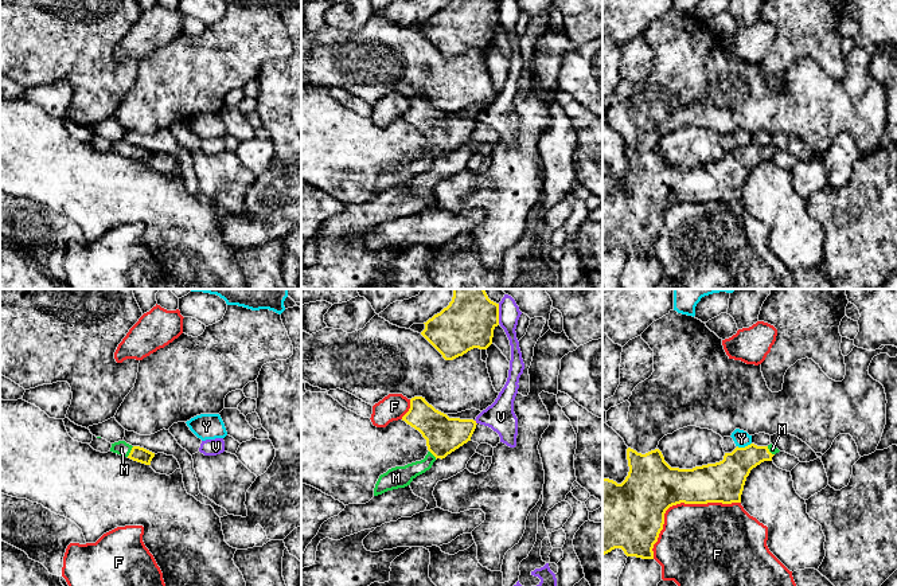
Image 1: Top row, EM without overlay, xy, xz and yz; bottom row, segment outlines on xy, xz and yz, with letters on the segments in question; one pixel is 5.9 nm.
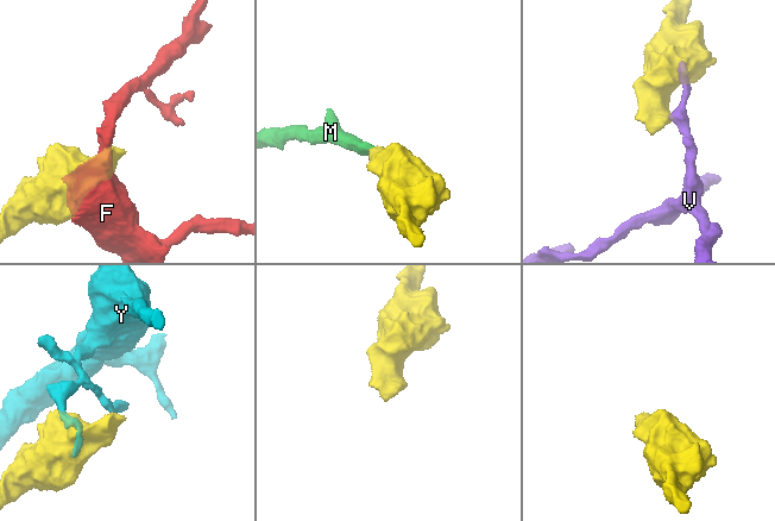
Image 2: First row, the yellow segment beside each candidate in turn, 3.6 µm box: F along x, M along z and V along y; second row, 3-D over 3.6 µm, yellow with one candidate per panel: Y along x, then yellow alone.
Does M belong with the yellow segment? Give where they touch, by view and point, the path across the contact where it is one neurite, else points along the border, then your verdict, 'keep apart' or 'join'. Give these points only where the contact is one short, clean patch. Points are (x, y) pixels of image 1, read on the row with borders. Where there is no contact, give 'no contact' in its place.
meets yellow in xy at (131, 452); runs through xy (140, 454), (131, 452), (121, 448); join

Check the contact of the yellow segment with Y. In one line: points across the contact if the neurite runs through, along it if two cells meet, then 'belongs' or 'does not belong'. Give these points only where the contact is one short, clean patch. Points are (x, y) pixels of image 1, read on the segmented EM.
border along yz (751, 442), (737, 446); does not belong

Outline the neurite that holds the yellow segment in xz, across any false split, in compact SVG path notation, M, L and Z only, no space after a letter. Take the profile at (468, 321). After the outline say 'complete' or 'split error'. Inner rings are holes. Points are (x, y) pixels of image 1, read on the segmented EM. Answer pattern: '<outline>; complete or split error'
M453 289L449 305L424 324L421 335L445 360L453 360L473 348L487 349L492 344L494 329L499 325L499 304L491 301L484 289Z; complete

